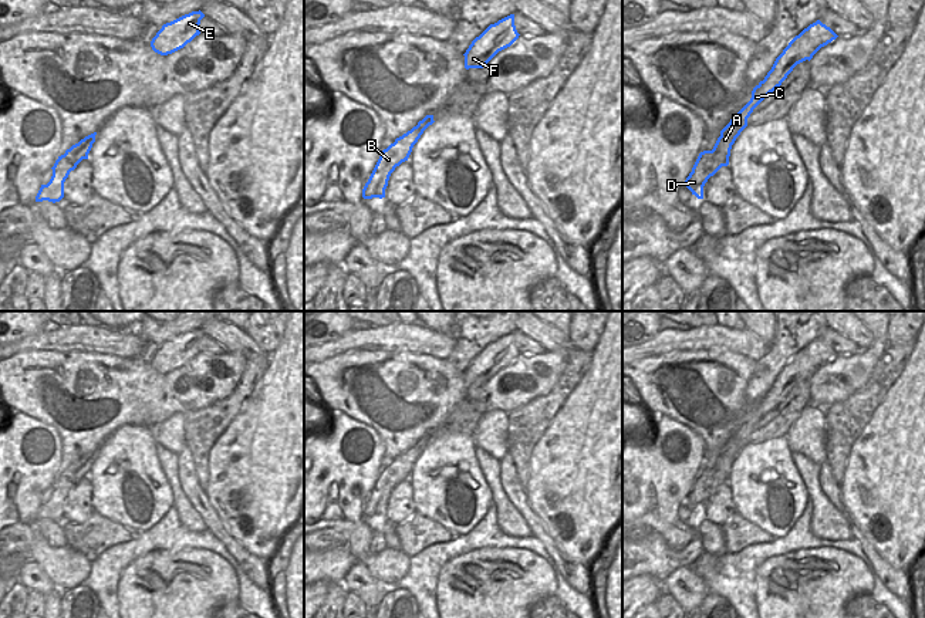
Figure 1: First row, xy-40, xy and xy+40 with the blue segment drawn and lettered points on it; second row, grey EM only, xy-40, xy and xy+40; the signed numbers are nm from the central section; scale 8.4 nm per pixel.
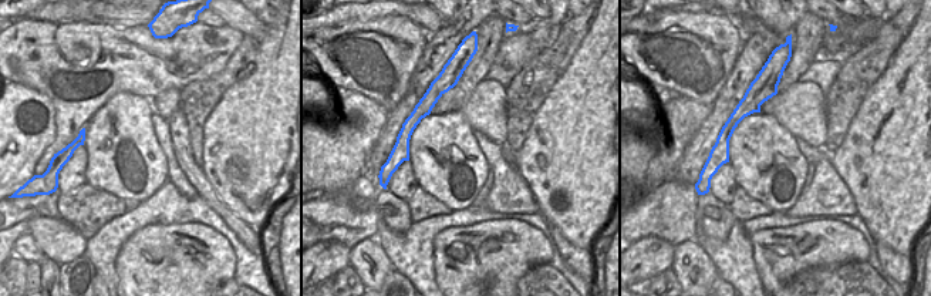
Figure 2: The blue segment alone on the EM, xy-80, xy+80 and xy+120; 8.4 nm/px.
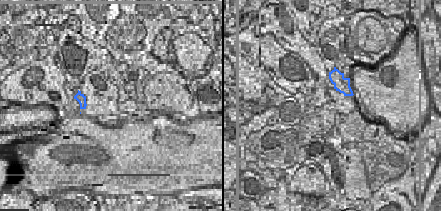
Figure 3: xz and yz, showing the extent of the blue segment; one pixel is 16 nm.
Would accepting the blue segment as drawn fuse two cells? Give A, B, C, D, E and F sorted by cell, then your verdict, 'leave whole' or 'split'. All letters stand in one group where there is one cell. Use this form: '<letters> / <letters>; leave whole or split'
A C E F / B D; split

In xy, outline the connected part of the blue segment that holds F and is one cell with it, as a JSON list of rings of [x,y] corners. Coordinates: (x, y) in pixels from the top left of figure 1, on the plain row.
[[[514,332],[490,342],[463,372],[465,386],[483,386],[499,369],[510,365],[519,354]]]

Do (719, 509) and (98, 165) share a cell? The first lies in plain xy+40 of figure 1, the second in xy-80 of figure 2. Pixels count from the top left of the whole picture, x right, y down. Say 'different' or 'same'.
different

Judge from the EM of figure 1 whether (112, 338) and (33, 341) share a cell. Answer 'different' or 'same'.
same

